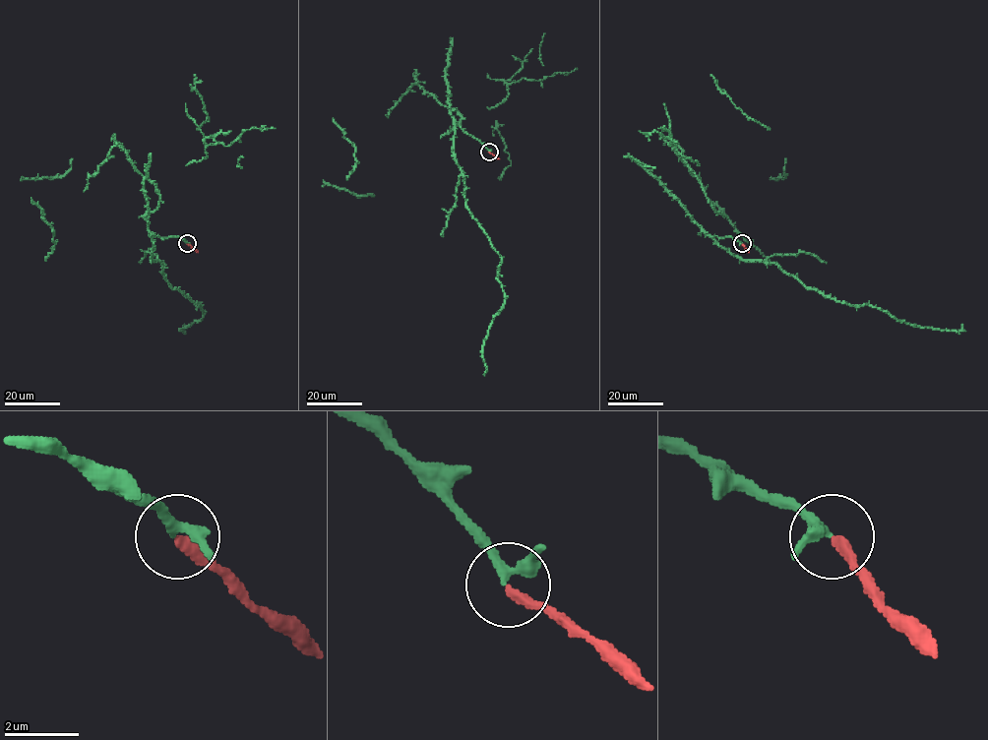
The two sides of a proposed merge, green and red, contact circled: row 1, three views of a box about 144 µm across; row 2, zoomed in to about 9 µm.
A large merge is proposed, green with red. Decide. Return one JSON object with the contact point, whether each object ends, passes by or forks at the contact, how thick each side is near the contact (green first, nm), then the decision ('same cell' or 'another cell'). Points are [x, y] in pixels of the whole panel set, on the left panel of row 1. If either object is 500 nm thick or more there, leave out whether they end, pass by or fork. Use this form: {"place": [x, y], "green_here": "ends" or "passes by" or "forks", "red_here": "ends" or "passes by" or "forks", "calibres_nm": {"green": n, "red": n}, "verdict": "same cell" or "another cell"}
{"place": [187, 243], "green_here": "passes by", "red_here": "ends", "calibres_nm": {"green": 240, "red": 300}, "verdict": "same cell"}

